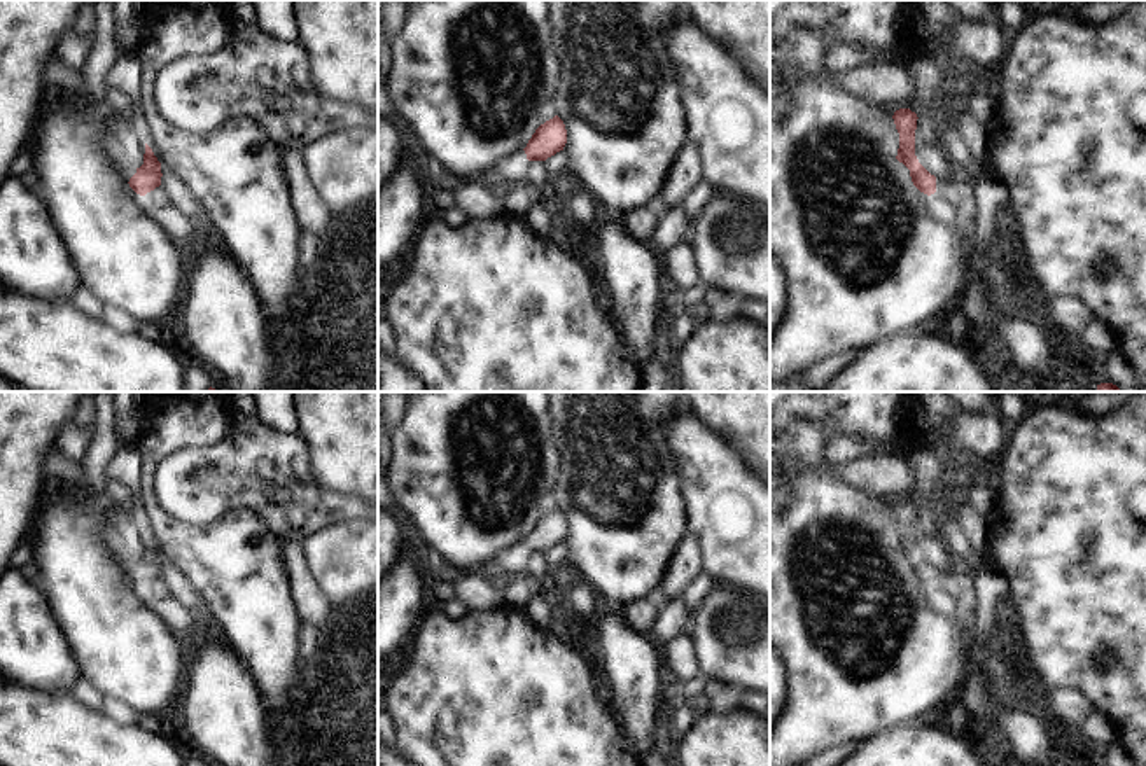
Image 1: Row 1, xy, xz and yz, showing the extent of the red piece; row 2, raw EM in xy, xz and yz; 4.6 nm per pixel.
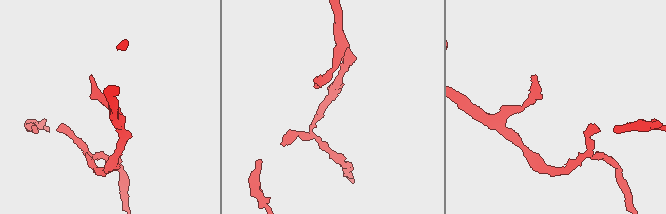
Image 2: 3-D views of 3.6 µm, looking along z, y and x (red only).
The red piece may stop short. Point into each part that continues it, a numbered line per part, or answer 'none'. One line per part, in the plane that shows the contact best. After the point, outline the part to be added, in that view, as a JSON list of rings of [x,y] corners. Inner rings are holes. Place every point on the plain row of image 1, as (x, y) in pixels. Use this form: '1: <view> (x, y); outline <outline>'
1: xy (125, 564); outline [[[121,547],[112,553],[112,558],[124,574],[129,574],[129,570],[136,565],[136,561],[128,558]]]

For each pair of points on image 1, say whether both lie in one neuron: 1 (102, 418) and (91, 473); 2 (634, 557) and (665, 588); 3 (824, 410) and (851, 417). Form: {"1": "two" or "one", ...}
{"1": "one", "2": "two", "3": "one"}

